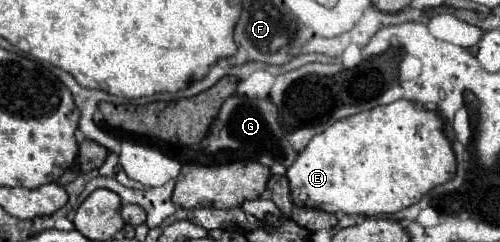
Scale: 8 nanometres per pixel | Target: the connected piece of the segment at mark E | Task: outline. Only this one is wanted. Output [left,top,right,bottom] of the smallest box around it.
[286,100,456,216]

